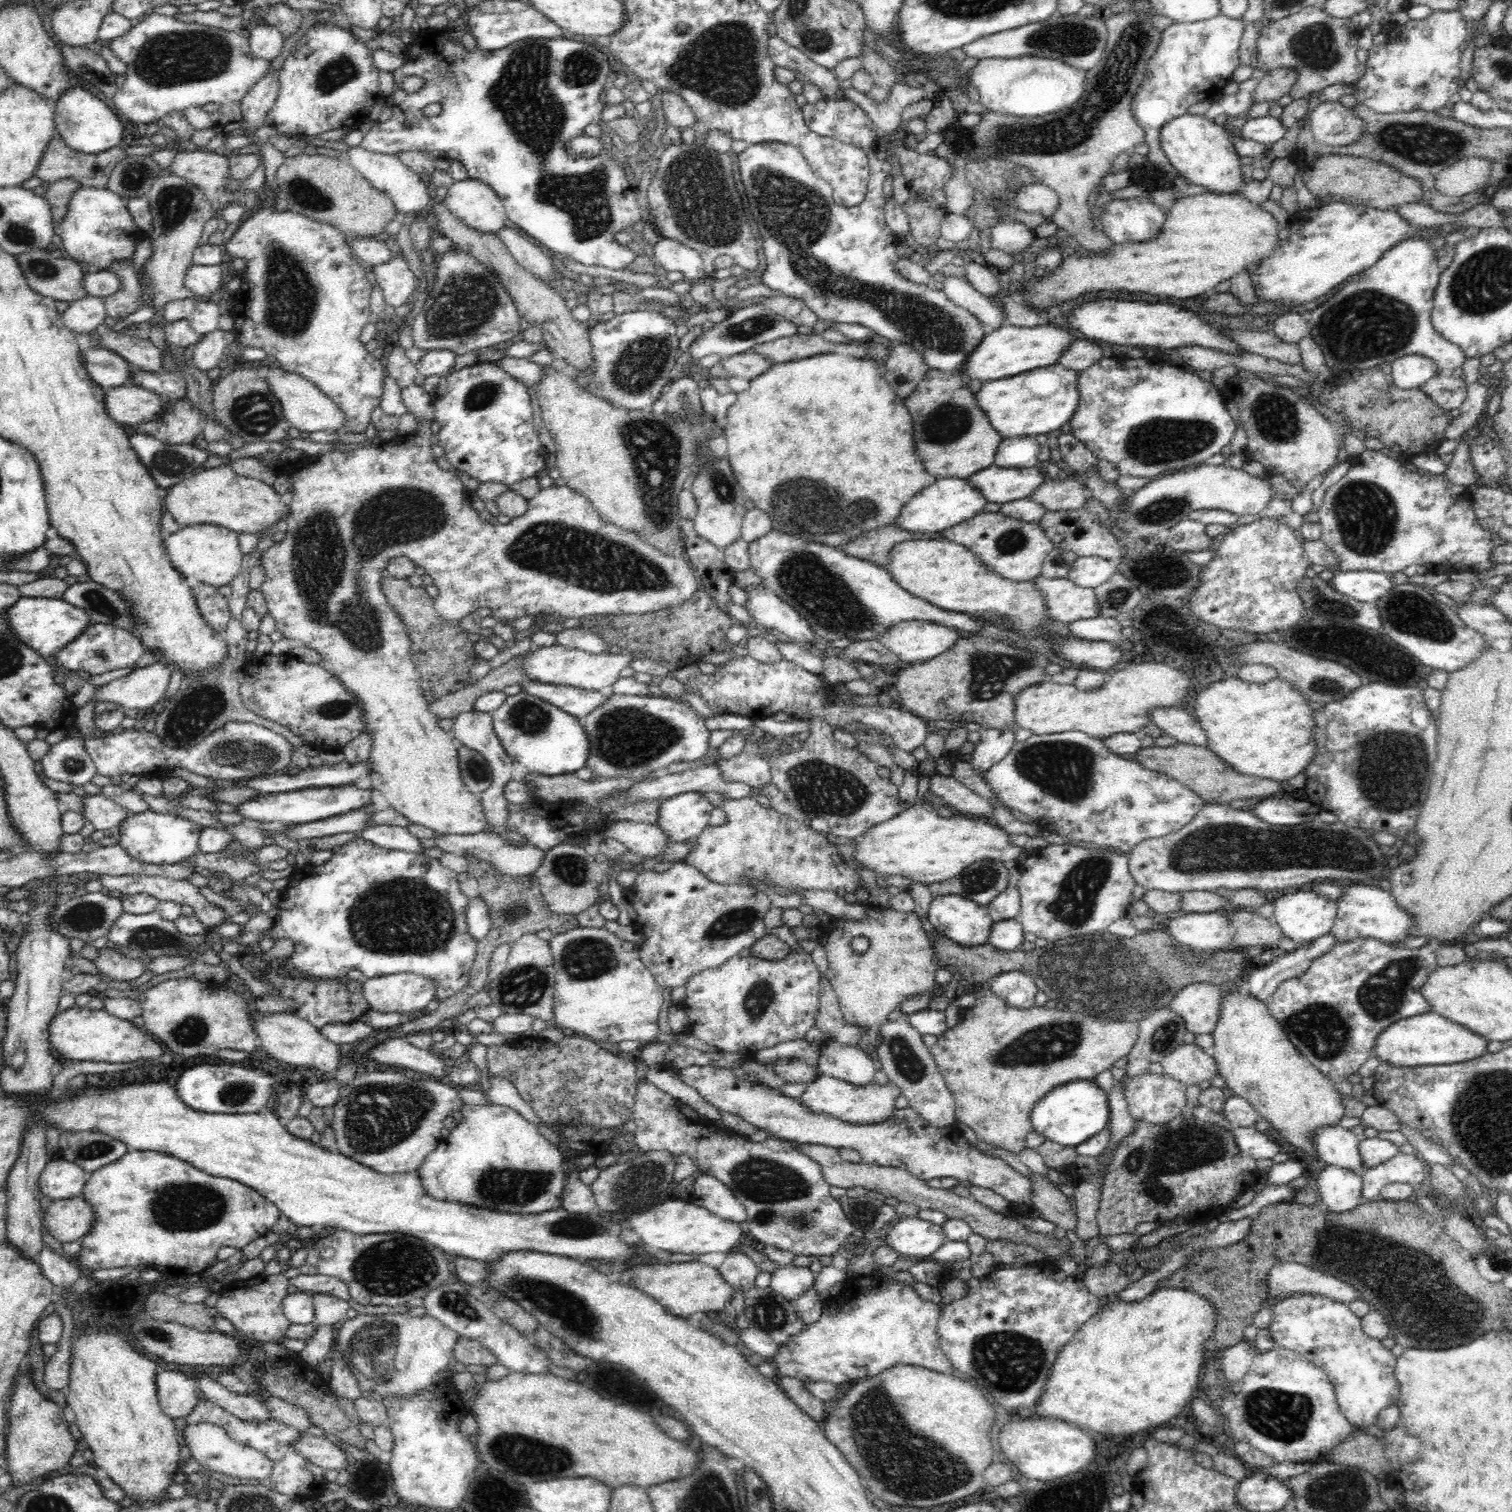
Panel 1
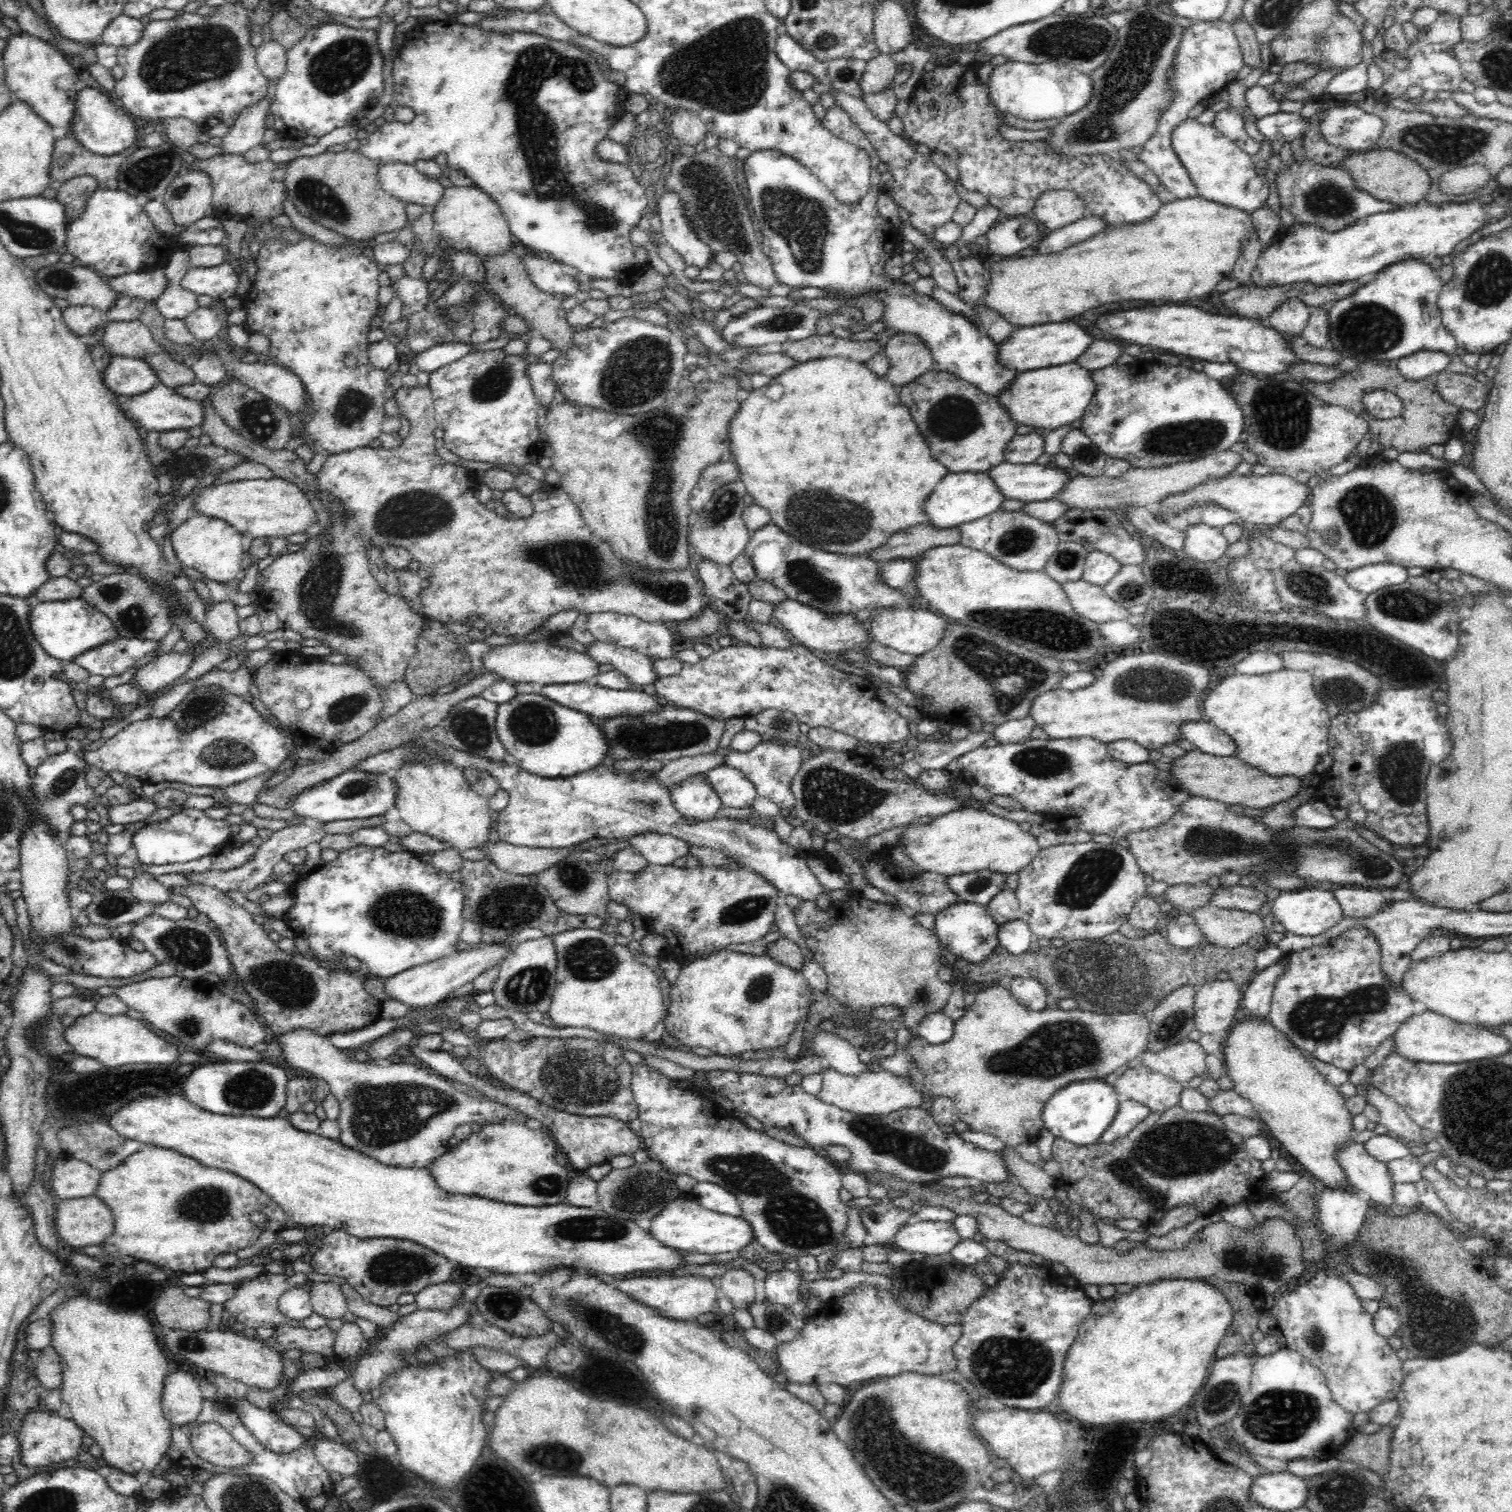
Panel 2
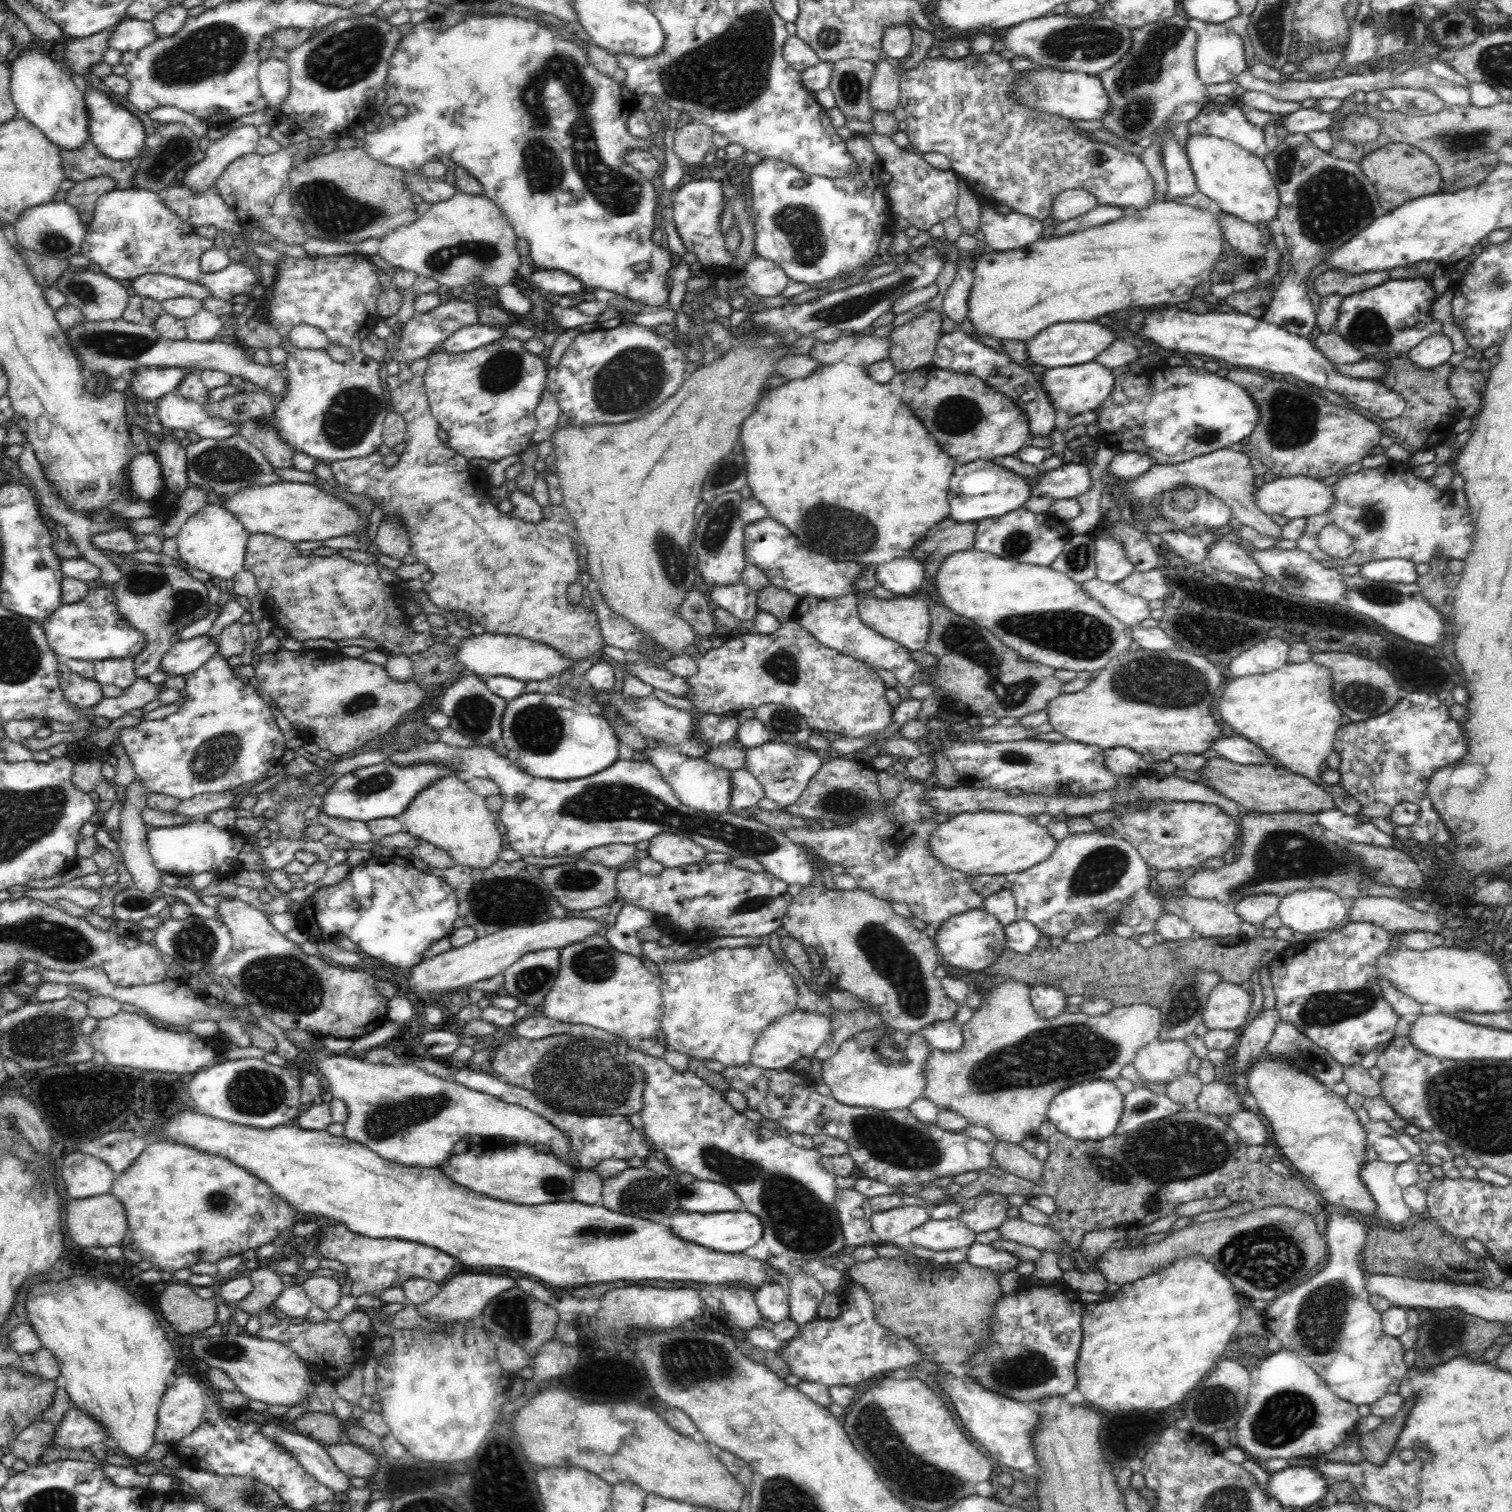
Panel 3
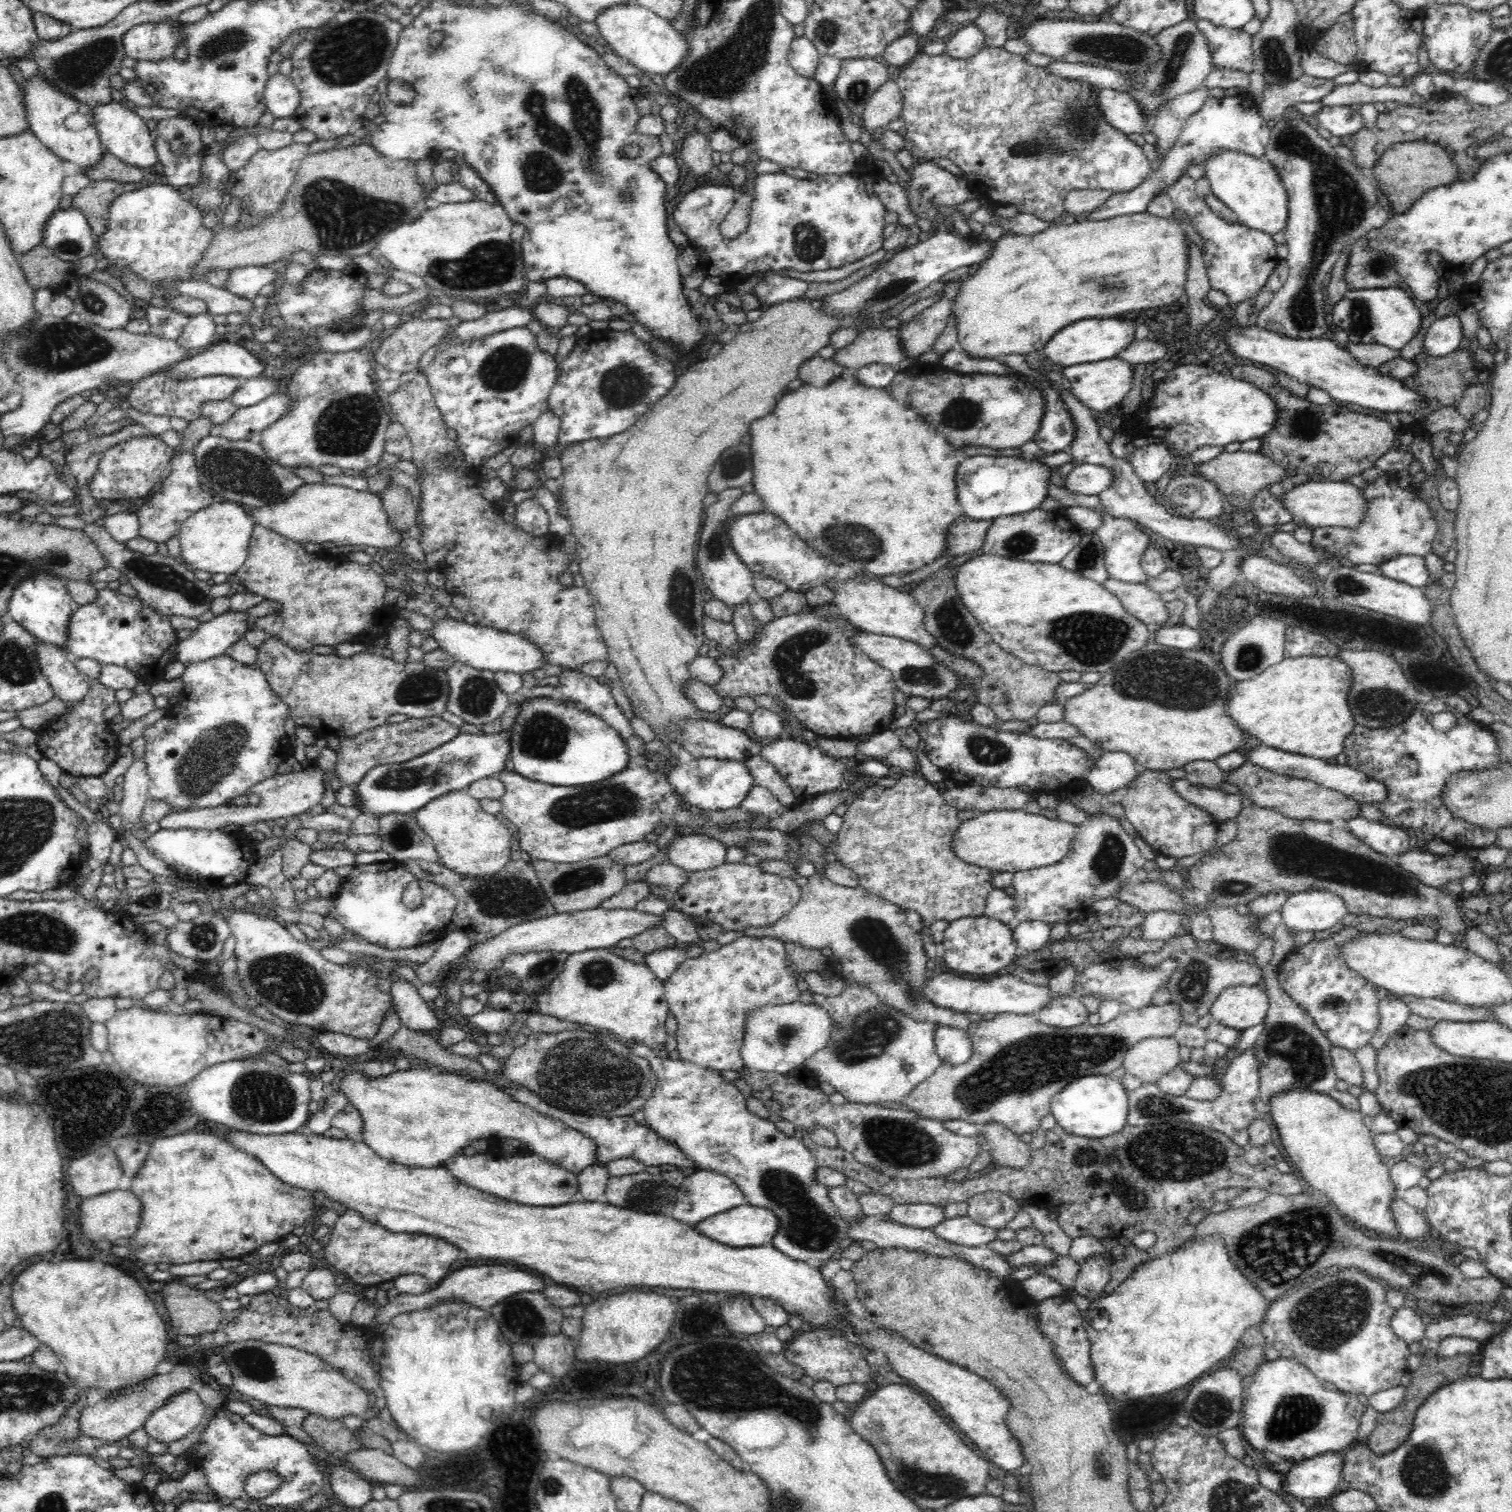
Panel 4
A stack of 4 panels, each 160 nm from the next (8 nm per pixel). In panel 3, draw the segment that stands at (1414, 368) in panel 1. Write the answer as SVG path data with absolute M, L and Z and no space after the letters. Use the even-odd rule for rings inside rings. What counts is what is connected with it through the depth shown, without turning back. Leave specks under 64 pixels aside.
M1436 332L1412 348L1407 357L1418 367L1428 367L1430 370L1430 367L1440 366L1452 358L1452 345L1452 340L1446 334Z

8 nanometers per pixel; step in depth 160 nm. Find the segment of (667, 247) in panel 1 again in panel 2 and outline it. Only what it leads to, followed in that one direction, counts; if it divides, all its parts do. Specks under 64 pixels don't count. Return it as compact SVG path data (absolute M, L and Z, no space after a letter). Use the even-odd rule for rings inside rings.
M671 190L661 191L662 196L656 205L662 223L663 241L682 256L686 266L704 268L714 254L692 231L678 193Z

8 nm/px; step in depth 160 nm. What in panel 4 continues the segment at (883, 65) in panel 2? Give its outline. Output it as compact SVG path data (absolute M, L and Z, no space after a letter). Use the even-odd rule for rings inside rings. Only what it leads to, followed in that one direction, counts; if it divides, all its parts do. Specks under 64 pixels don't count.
M889 78L868 100L862 121L868 130L882 129L901 118L902 110L903 96L899 86Z

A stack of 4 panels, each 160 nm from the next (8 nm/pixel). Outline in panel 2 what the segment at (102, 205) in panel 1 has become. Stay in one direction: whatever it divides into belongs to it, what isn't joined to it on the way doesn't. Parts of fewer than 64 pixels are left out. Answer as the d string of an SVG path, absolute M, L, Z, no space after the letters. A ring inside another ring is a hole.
M121 190L94 191L86 201L82 214L69 222L69 238L66 242L66 250L74 256L76 263L92 268L104 278L121 277L123 274L130 274L140 270L160 269L168 264L168 260L174 252L186 250L187 245L180 245L174 241L173 236L166 236L149 217L148 211L144 209L143 201L134 195L122 192Z

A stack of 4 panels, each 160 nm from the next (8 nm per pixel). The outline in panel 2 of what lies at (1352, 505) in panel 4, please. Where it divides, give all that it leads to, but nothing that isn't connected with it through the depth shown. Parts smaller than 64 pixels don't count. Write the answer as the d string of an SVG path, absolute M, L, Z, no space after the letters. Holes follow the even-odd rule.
M1269 472L1264 476L1242 476L1235 473L1224 480L1210 482L1210 484L1200 486L1200 488L1171 494L1160 501L1160 508L1155 517L1167 523L1170 518L1177 516L1178 512L1182 512L1182 510L1186 510L1198 502L1199 504L1211 502L1241 515L1246 525L1251 529L1259 526L1274 526L1279 525L1285 518L1294 515L1296 510L1304 505L1304 499L1309 493L1312 493L1312 489L1309 489L1306 483L1298 482L1290 475Z

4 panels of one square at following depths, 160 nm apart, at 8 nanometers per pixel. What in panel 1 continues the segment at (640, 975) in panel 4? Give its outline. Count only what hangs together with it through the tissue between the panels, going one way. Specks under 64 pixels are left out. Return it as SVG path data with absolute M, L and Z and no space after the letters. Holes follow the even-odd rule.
M576 926L566 932L555 934L549 940L549 949L555 966L555 991L553 998L552 1024L568 1028L582 1037L594 1041L609 1040L612 1043L634 1040L642 1044L651 1043L658 1030L658 1016L662 1008L662 992L654 975L636 955L622 947L623 940L605 927Z

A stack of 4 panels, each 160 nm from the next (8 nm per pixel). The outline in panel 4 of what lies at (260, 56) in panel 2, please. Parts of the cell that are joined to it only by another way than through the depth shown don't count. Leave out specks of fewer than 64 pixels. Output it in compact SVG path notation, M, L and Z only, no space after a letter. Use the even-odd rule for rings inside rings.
M278 72L268 77L265 88L266 109L275 118L293 117L302 98L291 77Z

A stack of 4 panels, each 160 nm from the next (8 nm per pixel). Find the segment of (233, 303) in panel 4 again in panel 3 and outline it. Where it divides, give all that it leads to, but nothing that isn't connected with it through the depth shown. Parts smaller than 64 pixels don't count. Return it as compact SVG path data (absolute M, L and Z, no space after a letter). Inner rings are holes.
M145 274L127 282L131 294L141 298L152 298L164 302L169 298L188 296L202 301L211 297L205 286L200 286L196 281L168 276L167 274Z

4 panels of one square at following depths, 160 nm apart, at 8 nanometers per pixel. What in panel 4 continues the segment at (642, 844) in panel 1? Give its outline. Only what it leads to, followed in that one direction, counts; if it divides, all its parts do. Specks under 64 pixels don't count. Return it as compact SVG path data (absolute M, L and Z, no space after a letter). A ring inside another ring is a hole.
M676 834L666 848L667 863L688 871L716 869L726 864L727 847L720 839L703 834Z

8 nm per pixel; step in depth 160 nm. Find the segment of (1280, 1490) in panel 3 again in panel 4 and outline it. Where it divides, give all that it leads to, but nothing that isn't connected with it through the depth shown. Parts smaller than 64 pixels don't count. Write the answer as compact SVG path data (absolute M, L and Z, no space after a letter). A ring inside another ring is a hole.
M1328 1452L1324 1454L1318 1454L1312 1458L1300 1461L1297 1464L1292 1465L1287 1473L1281 1474L1282 1490L1293 1496L1294 1499L1318 1499L1332 1497L1336 1492L1338 1483L1341 1481L1343 1465L1343 1453L1342 1452Z

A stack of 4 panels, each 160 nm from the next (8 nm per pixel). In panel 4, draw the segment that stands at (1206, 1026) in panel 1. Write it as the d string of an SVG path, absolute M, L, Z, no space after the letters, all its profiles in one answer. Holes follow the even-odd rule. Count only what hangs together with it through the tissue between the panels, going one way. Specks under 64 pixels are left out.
M1261 985L1228 987L1218 995L1209 1010L1213 1021L1241 1032L1264 1022L1268 1012L1269 1000Z

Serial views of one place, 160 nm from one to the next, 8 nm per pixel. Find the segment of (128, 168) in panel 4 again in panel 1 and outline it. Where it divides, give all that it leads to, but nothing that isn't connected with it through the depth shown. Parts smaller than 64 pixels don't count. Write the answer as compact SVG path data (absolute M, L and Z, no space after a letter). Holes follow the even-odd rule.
M55 136L47 142L46 150L38 162L38 168L34 172L34 177L40 178L43 184L49 185L63 179L73 179L79 182L82 187L96 187L106 189L112 170L125 158L126 152L123 146L116 146L102 151L99 154L86 154L72 150L68 147L60 136Z

